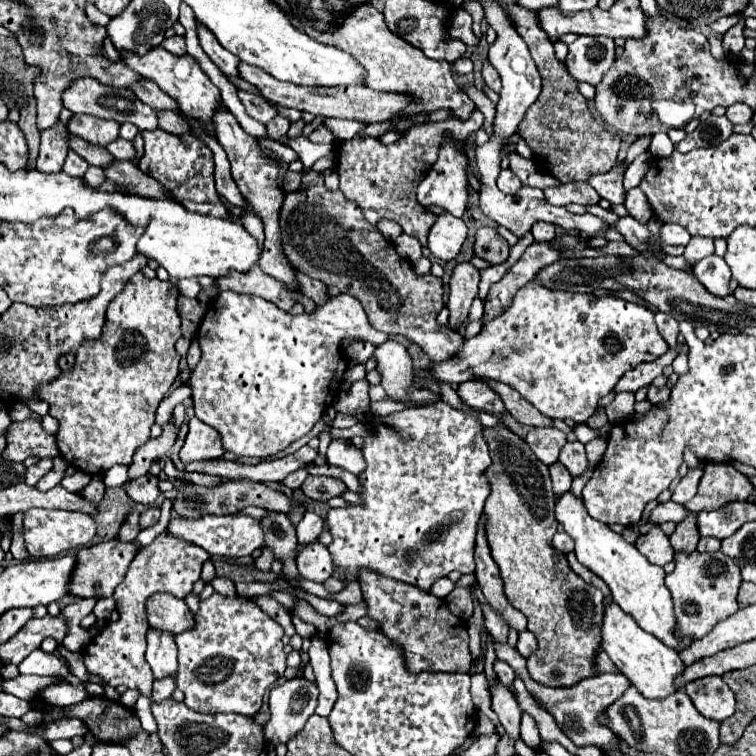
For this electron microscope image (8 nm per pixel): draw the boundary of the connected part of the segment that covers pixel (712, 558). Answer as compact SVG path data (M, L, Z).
M722 551L714 553L698 553L692 555L676 553L676 569L666 575L666 585L672 593L674 601L674 613L676 613L676 627L674 633L678 639L692 637L702 639L706 633L714 629L716 623L728 619L738 611L736 595L740 589L740 569L734 563L734 559L726 557Z

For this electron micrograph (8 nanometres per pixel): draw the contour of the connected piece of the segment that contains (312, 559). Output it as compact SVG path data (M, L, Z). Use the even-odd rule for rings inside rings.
M320 541L308 543L298 553L298 571L304 579L324 583L330 577L330 553Z

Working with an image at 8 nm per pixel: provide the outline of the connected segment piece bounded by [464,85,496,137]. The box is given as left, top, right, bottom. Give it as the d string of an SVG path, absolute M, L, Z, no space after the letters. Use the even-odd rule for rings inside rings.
M468 85L468 87L464 87L464 91L470 95L470 99L476 103L476 109L480 109L482 113L484 113L484 125L482 125L482 129L492 137L494 133L494 117L496 117L496 105L480 91L480 89L476 89L474 85Z

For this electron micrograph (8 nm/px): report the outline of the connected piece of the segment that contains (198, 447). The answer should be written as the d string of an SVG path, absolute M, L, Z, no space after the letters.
M198 417L190 419L190 431L186 435L184 447L180 449L180 461L184 465L192 461L204 461L208 457L222 457L222 441L218 437L218 431L210 425L202 423Z

